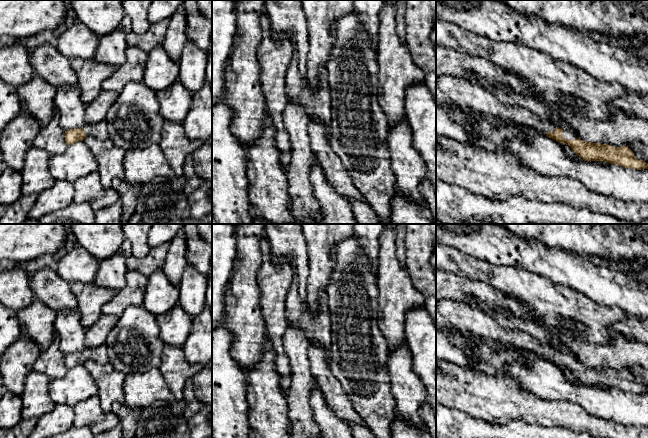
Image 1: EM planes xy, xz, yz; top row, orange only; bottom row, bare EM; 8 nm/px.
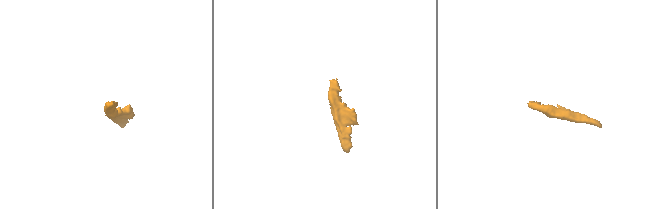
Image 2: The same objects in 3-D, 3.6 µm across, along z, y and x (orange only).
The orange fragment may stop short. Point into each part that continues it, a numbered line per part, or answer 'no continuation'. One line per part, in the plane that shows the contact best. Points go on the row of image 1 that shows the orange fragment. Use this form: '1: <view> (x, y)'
1: yz (567, 134)

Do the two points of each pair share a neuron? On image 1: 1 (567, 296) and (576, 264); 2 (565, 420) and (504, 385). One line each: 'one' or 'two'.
1: two
2: one

